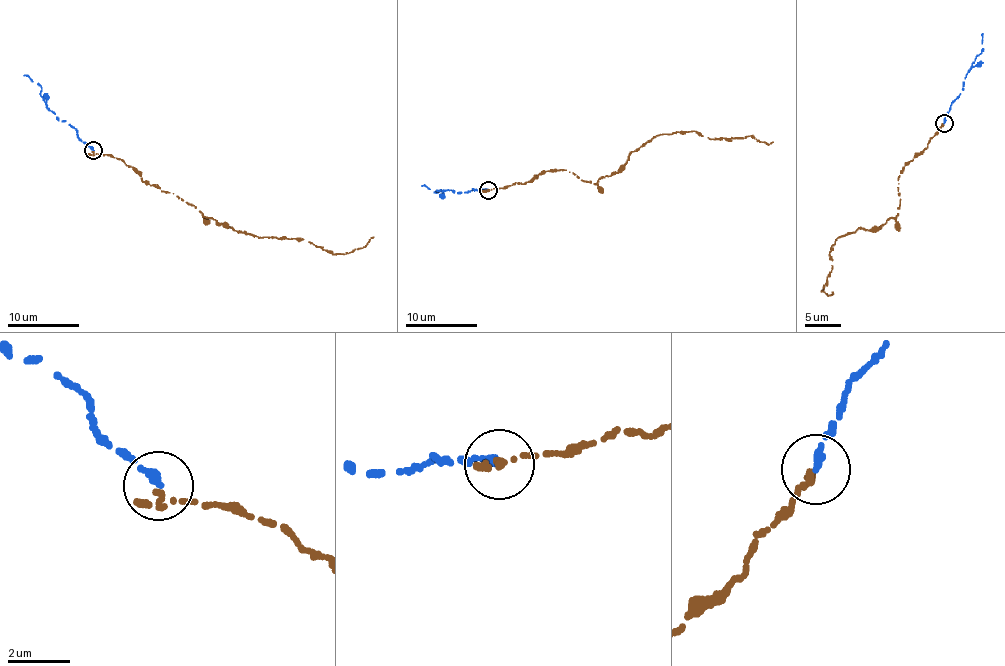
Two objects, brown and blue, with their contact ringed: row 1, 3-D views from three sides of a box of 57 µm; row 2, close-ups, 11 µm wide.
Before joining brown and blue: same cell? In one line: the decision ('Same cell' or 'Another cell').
Same cell

